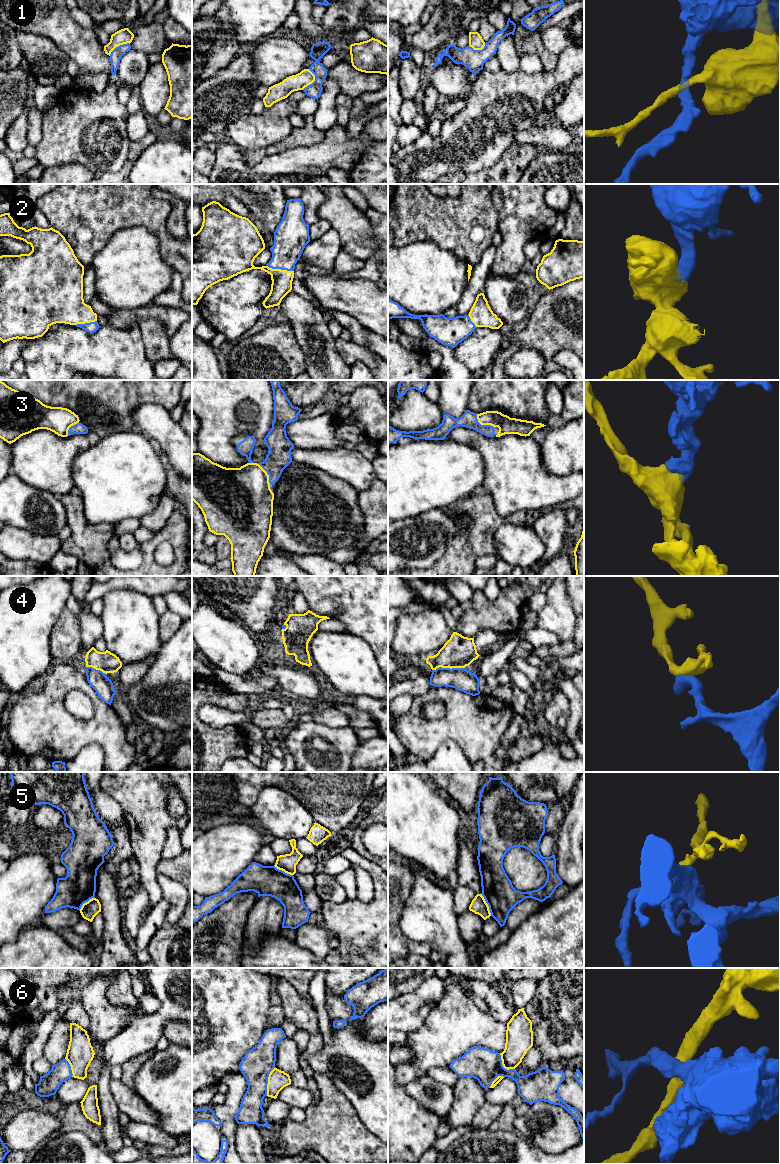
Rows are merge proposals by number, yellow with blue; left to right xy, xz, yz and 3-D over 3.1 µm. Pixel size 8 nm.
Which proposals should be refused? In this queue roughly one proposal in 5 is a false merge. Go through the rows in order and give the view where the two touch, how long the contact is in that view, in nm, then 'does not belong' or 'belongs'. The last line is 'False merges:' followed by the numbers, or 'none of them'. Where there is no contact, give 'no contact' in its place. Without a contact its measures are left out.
1: contact in xz; length 180 nm; does not belong
2: contact in xz; length 220 nm; belongs
3: contact in yz; length 180 nm; belongs
4: contact in yz; length 260 nm; belongs
5: contact in yz; length 200 nm; does not belong
6: contact in xz; length 240 nm; does not belong
False merges: 1, 5, 6

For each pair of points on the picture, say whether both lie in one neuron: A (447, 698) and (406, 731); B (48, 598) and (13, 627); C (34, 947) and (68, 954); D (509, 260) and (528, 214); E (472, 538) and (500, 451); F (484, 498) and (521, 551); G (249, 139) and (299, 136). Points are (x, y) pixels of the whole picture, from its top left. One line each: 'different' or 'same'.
A: same
B: same
C: same
D: same
E: different
F: different
G: different

